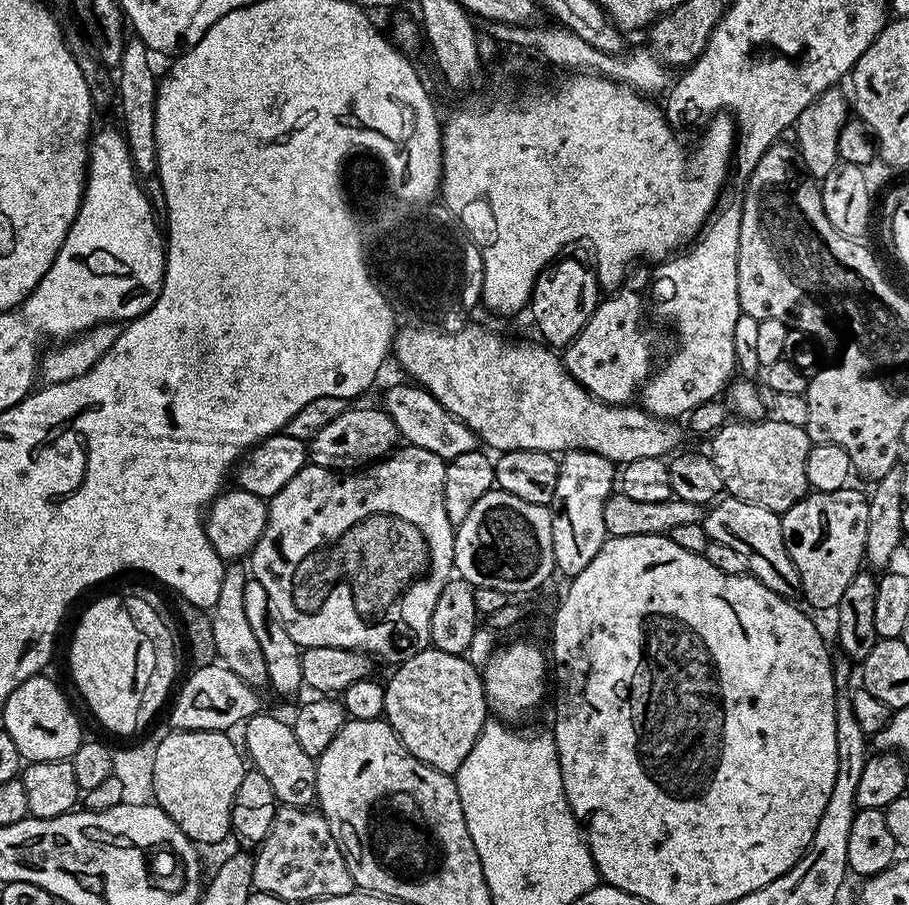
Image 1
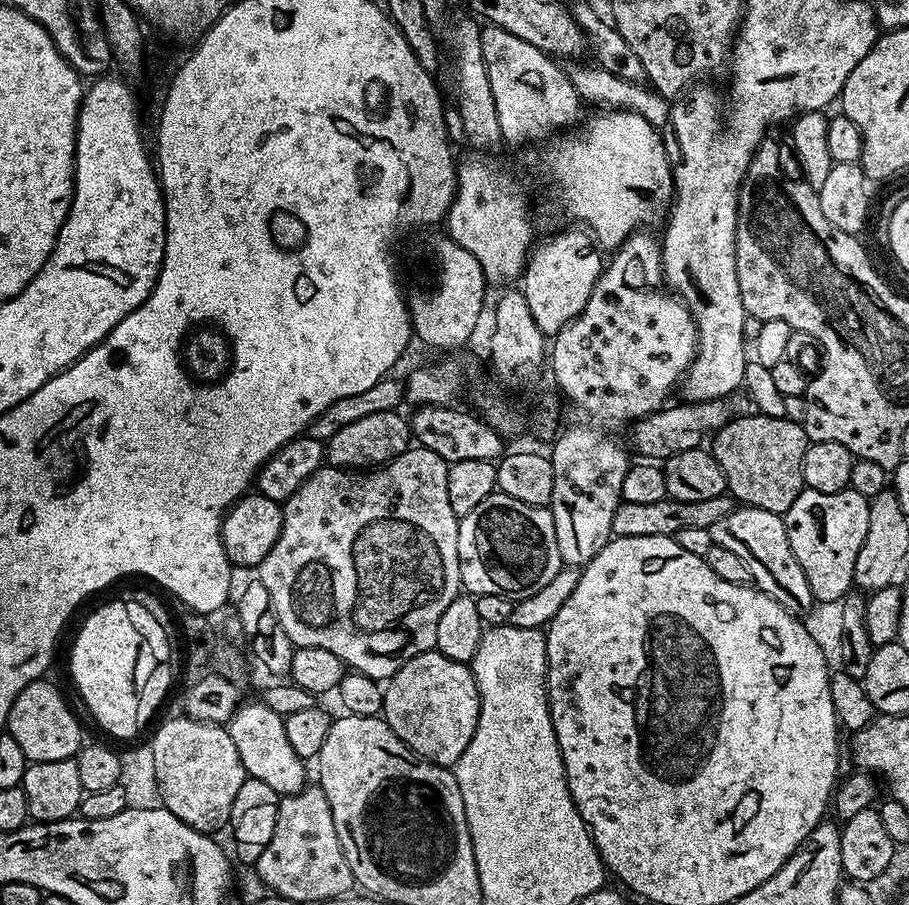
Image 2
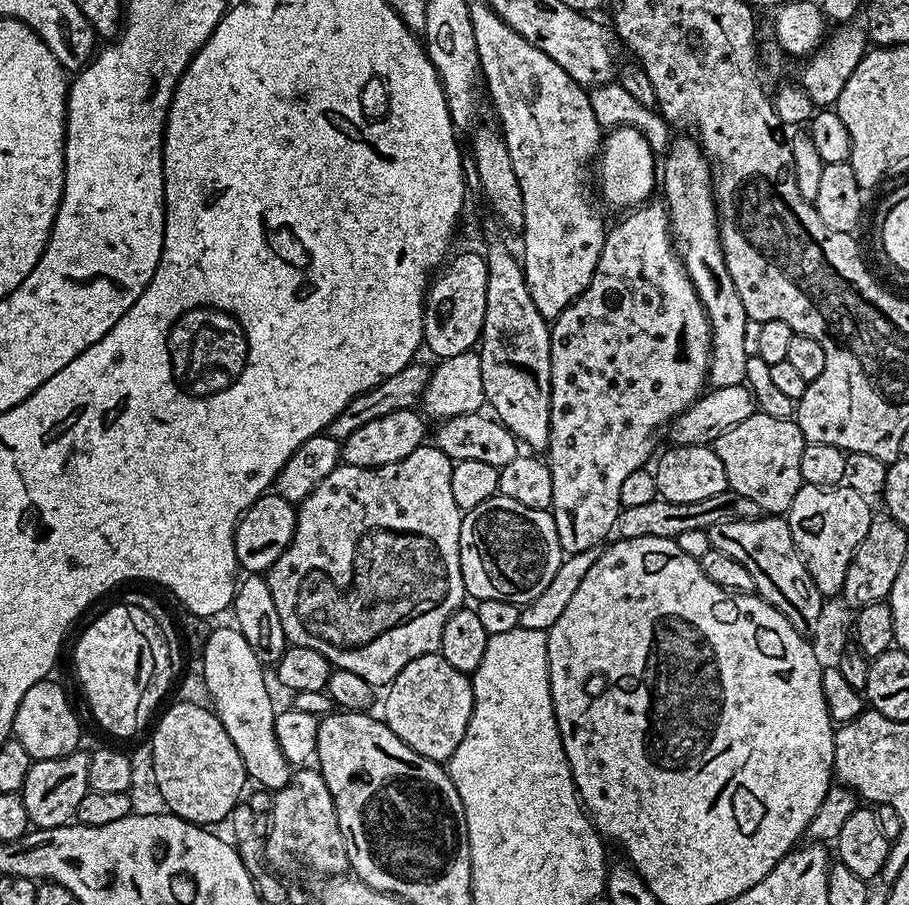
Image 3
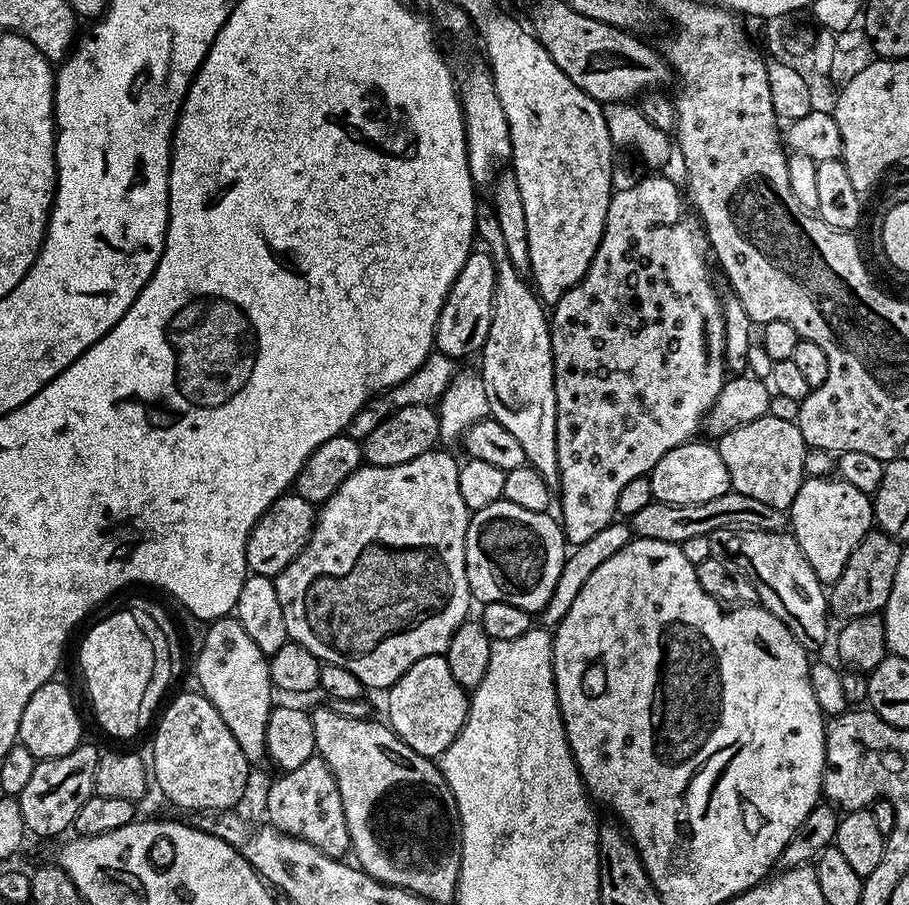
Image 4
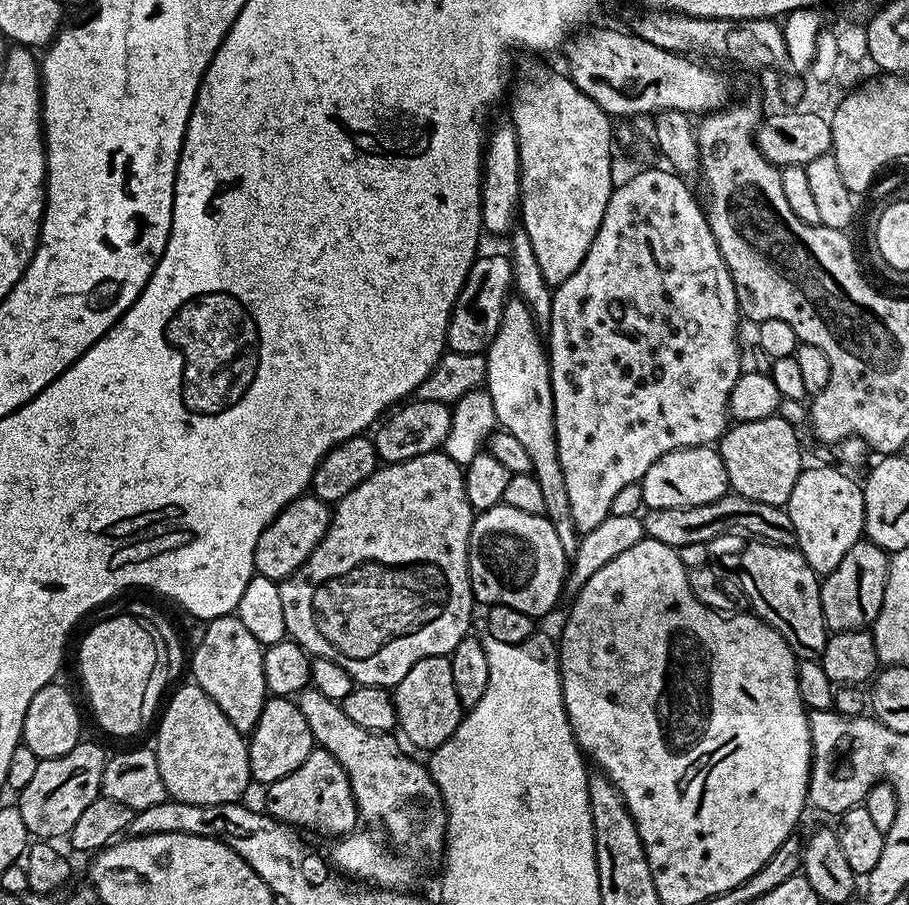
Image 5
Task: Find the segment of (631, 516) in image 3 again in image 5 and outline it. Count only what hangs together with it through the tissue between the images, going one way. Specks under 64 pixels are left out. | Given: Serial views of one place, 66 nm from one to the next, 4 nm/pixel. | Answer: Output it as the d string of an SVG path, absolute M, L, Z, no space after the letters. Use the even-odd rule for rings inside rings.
M729 494L702 506L686 506L674 510L647 509L642 516L644 534L647 539L662 542L666 546L679 549L682 546L708 544L722 534L746 536L777 544L783 548L793 547L796 543L794 522L790 522L787 511L781 506L770 506L766 502L754 502L745 496Z

